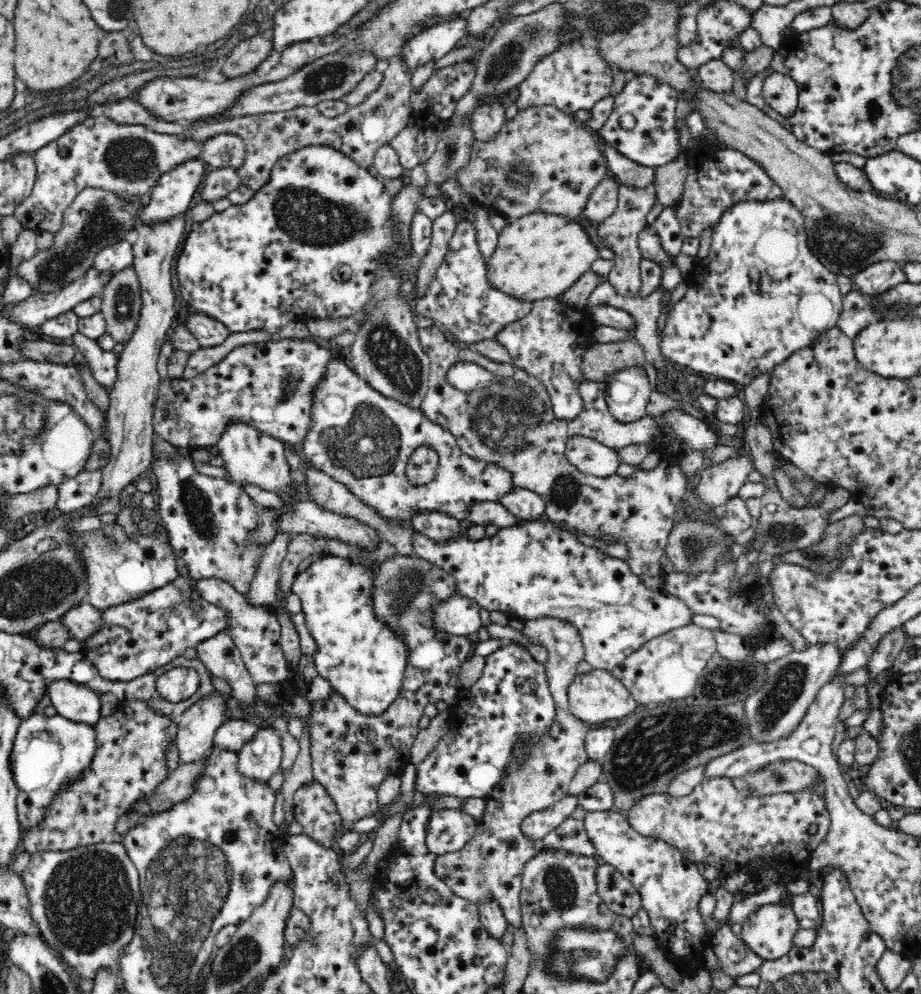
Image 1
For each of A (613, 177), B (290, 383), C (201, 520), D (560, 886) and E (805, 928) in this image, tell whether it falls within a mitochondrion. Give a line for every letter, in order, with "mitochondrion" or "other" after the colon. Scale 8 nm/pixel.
A: other
B: mitochondrion
C: mitochondrion
D: mitochondrion
E: other

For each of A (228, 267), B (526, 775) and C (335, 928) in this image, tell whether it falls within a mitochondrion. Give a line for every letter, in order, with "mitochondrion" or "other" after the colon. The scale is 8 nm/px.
A: other
B: mitochondrion
C: mitochondrion

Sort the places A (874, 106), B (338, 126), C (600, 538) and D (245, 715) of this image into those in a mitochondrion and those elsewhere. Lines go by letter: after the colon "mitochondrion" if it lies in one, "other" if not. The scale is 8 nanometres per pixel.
A: mitochondrion
B: other
C: other
D: other

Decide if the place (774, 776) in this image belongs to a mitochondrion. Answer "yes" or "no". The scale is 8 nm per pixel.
yes

